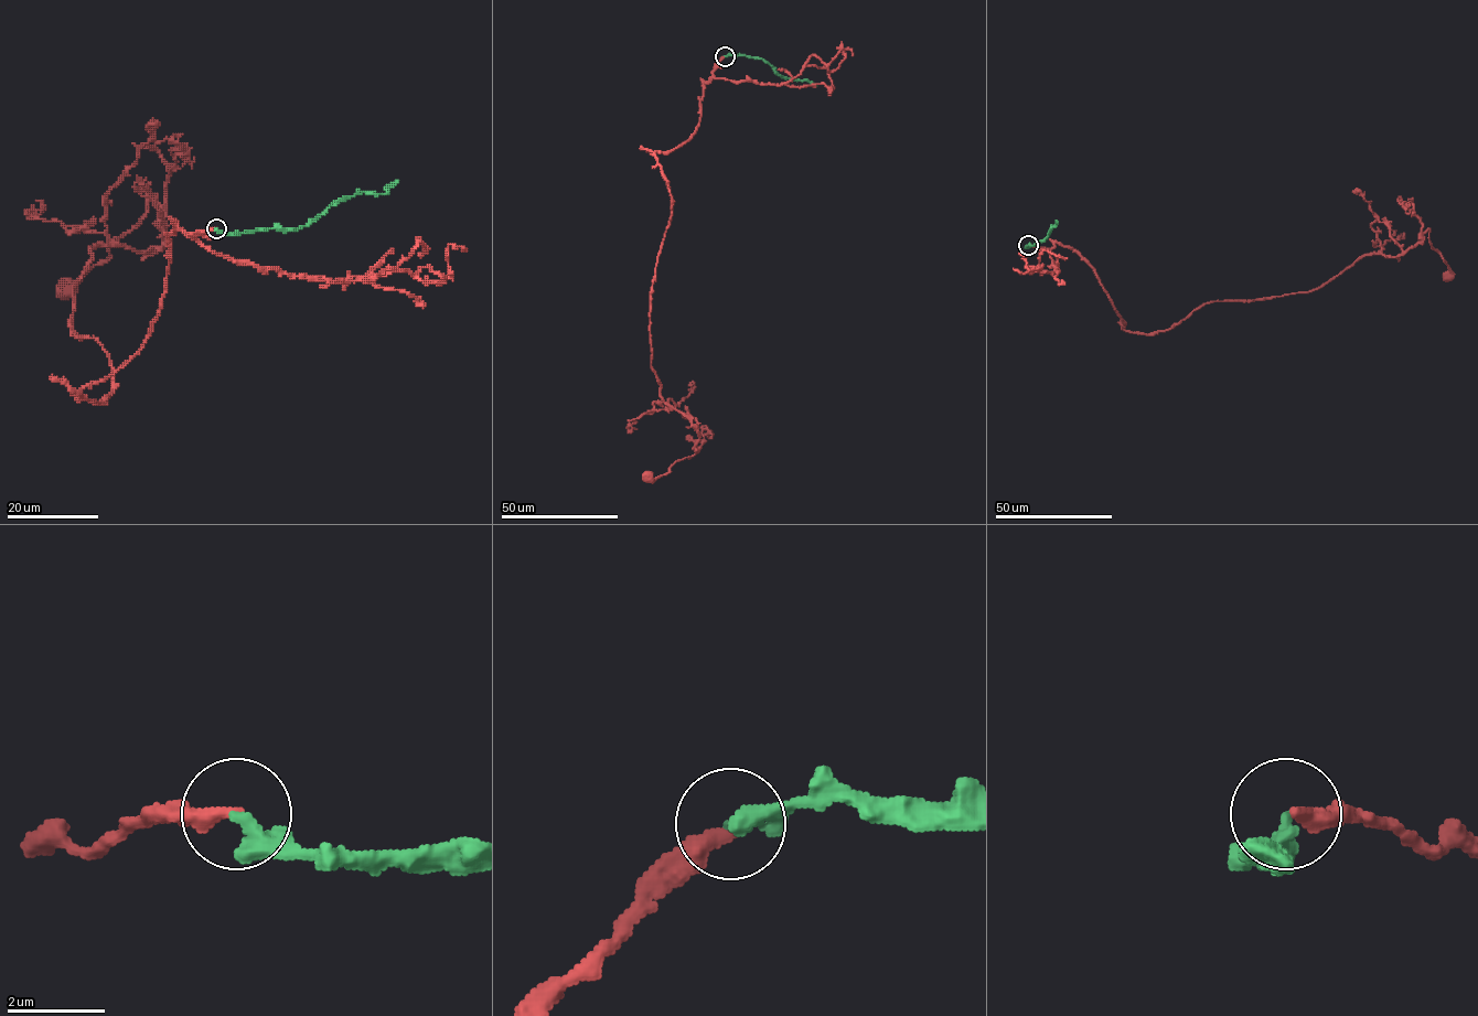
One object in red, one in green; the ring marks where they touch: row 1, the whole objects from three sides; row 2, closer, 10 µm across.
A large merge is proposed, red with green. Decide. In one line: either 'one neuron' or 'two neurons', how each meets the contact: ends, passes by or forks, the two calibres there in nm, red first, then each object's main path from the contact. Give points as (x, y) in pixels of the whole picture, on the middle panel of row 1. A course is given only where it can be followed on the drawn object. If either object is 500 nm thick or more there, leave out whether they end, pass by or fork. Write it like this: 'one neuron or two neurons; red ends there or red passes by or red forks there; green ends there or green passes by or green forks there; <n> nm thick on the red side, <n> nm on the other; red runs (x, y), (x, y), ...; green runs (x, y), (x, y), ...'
one neuron; red ends there; green ends there; 360 nm thick on the red side, 360 nm on the other; red runs (725, 56), (696, 129), (655, 153), (672, 200), (651, 367), (698, 441), (648, 476); green runs (725, 55), (761, 59), (778, 74), (817, 84)

